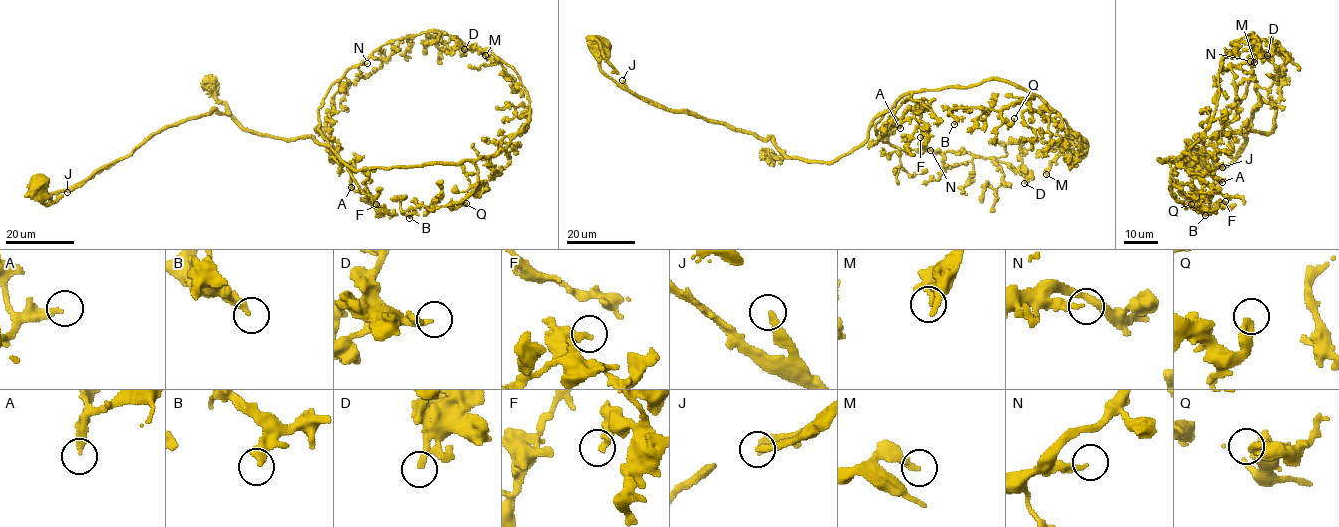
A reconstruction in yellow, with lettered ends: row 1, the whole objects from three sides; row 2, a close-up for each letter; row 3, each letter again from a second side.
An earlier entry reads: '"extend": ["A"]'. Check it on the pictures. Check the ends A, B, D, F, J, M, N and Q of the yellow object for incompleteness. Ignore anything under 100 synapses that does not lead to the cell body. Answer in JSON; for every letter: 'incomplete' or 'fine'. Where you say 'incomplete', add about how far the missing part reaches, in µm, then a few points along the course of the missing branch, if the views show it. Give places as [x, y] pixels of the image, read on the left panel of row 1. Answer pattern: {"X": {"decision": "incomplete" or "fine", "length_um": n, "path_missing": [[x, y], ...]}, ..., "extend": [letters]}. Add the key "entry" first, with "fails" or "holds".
{"entry": "holds", "A": {"decision": "incomplete", "length_um": 25, "path_missing": [[351, 187], [335, 174], [334, 163], [328, 154], [326, 136], [333, 129]]}, "B": {"decision": "fine"}, "D": {"decision": "fine"}, "F": {"decision": "fine"}, "J": {"decision": "fine"}, "M": {"decision": "fine"}, "N": {"decision": "fine"}, "Q": {"decision": "fine"}, "extend": ["A"]}

